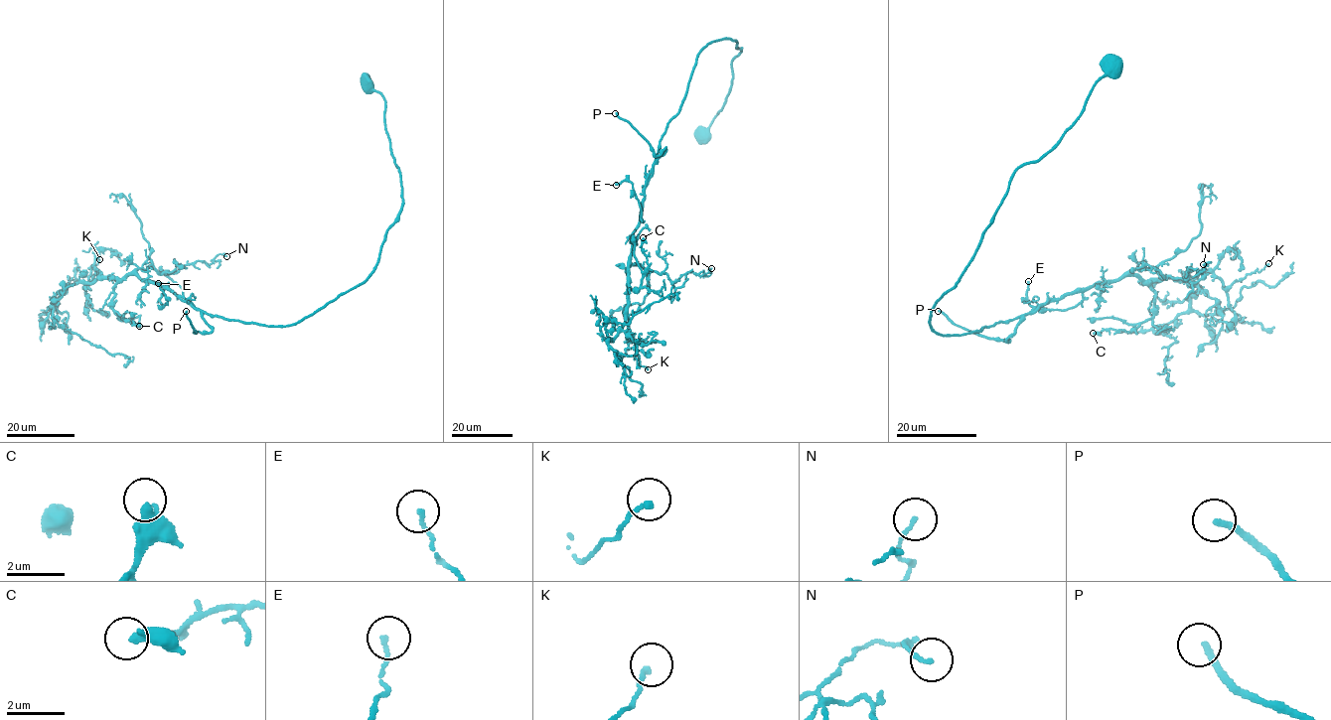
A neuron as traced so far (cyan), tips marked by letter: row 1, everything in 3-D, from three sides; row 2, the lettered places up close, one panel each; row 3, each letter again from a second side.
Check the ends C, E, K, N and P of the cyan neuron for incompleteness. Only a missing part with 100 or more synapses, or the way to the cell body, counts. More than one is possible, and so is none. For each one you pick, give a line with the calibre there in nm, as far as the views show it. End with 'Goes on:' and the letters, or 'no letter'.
P: calibre 220 nm
Goes on: P

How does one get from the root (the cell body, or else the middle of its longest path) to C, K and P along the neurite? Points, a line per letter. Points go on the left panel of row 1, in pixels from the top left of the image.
C: (369, 84), (385, 102), (402, 200), (365, 281), (279, 326), (211, 315), (128, 274), (112, 309), (139, 326)
K: (369, 84), (402, 200), (363, 282), (294, 324), (260, 325), (135, 275), (87, 282), (99, 259)
P: (369, 84), (385, 102), (402, 200), (369, 276), (287, 326), (203, 311), (212, 330), (196, 332), (186, 311)

